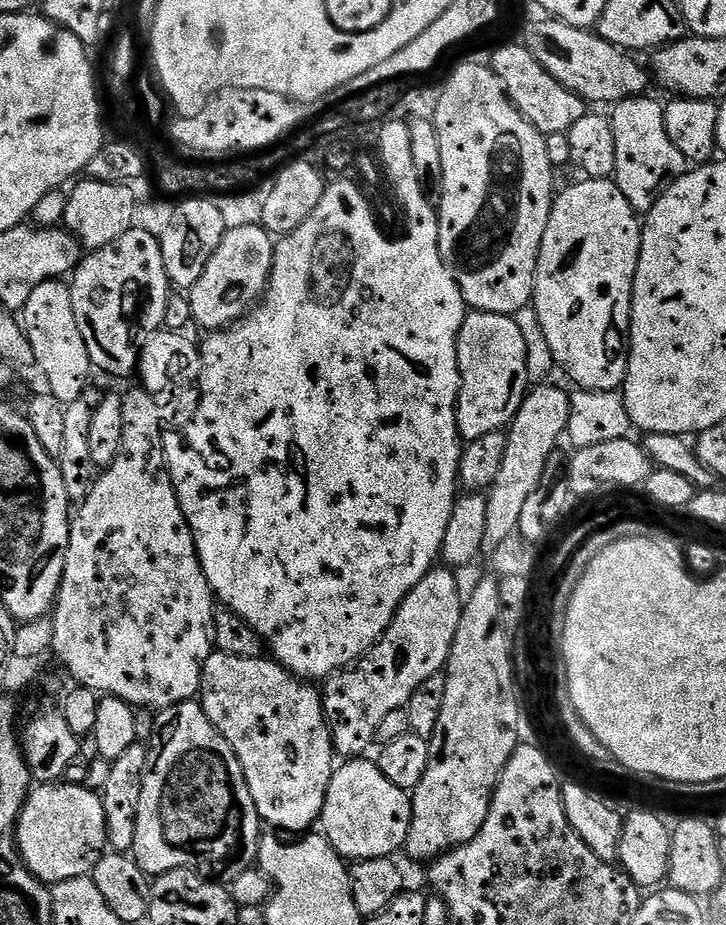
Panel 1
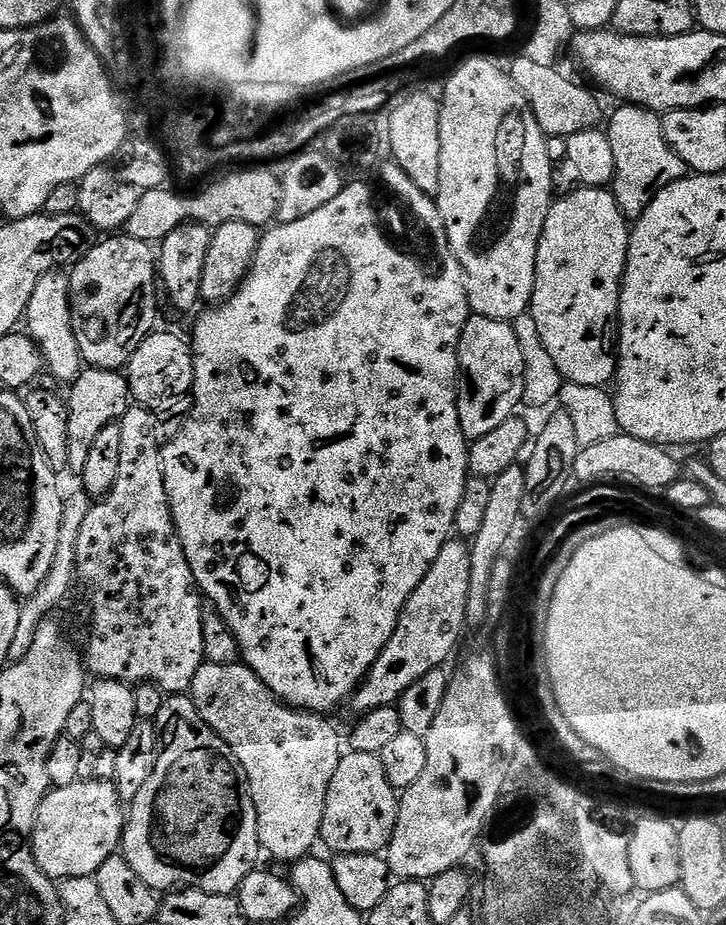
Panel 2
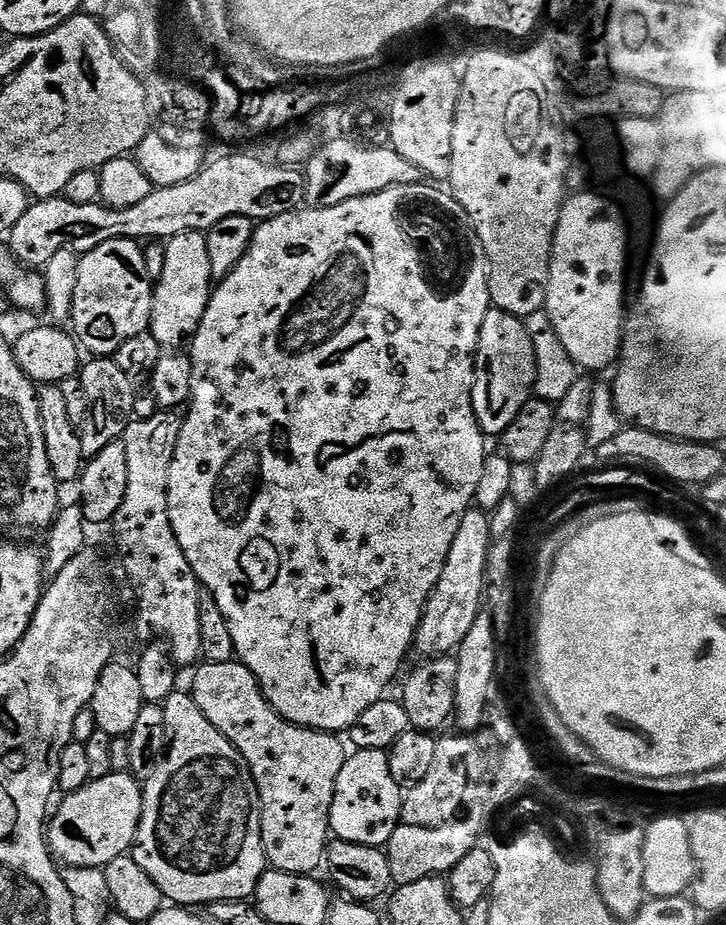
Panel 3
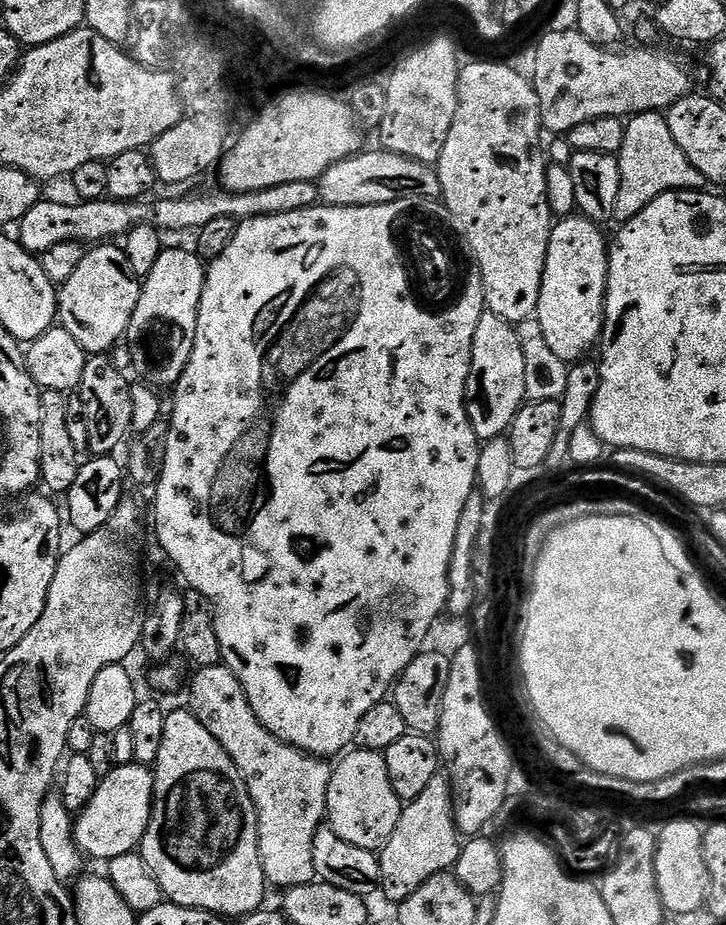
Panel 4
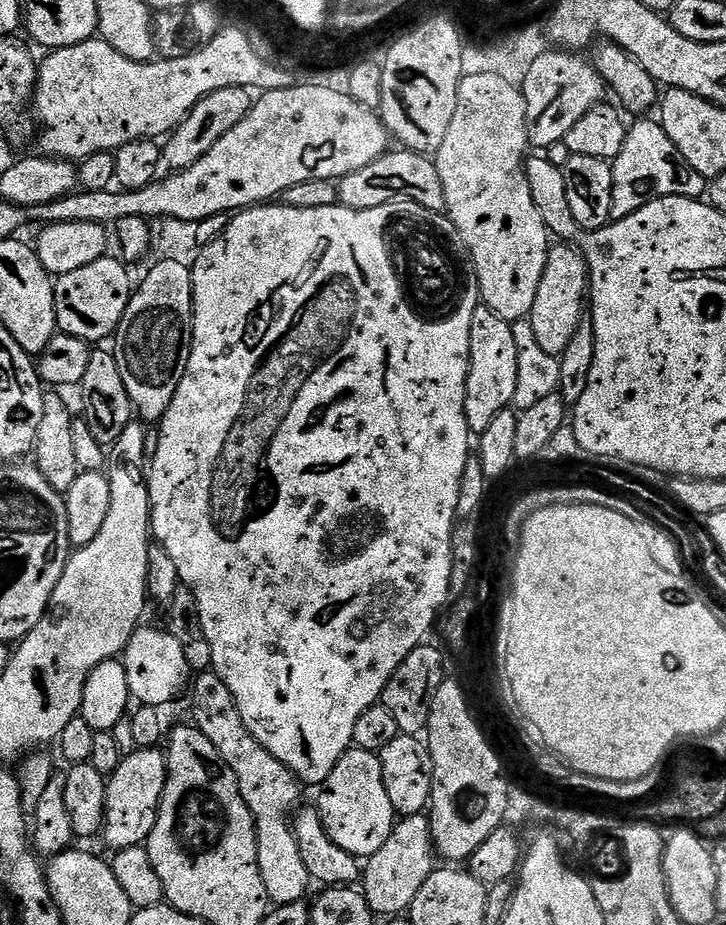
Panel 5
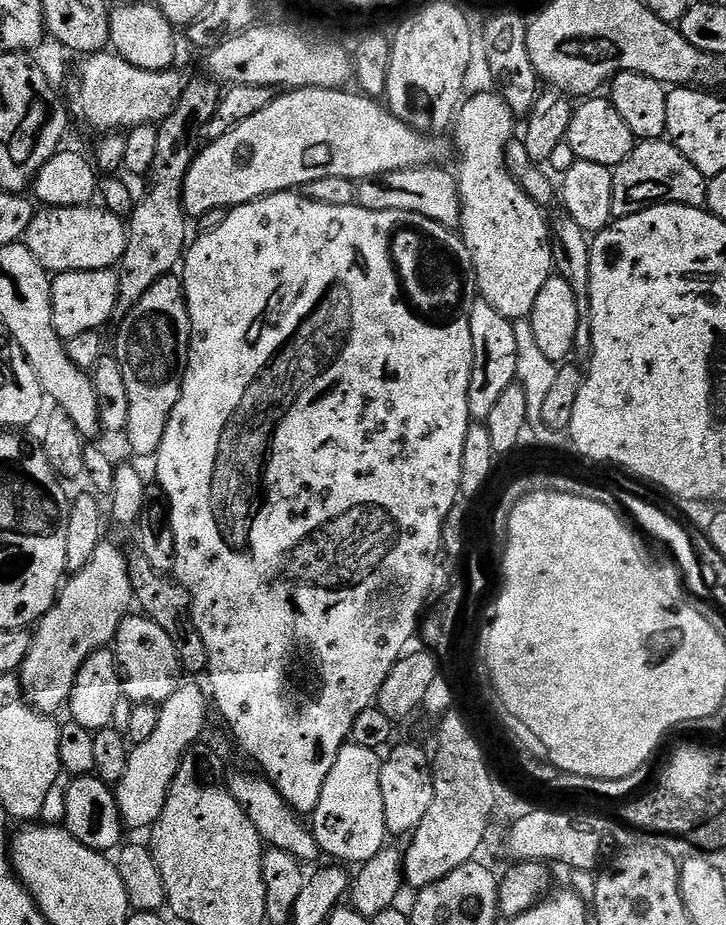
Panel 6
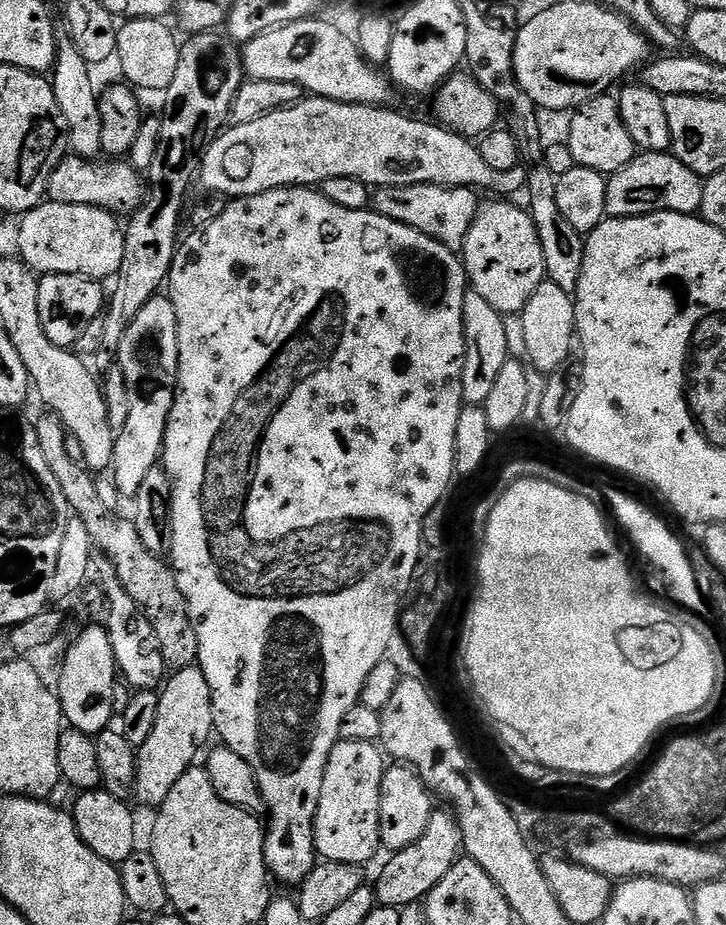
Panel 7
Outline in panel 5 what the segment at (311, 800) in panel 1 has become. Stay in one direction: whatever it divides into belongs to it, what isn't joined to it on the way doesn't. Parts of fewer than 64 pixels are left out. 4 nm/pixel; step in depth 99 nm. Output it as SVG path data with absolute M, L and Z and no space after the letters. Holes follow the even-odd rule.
M215 672L199 673L191 685L191 694L191 723L206 734L210 742L214 742L214 750L218 750L226 766L234 770L238 790L242 790L242 798L246 798L246 806L256 823L258 866L269 901L277 905L305 899L309 895L308 884L313 883L313 878L306 870L306 862L302 862L300 843L292 829L294 813L301 803L300 779L282 766L282 762L278 762L278 758L274 758L274 754L270 754L270 750L266 750L266 746L262 746L262 742L258 742L250 730L246 730L246 722L242 722L242 714L238 714L238 706L230 690L226 690L226 682L222 682Z

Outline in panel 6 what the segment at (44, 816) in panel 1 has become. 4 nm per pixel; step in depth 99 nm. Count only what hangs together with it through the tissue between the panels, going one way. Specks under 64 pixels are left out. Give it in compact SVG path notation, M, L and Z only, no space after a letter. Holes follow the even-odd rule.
M187 682L181 683L170 695L170 698L166 698L164 703L159 705L160 717L154 734L150 734L150 738L146 742L135 745L128 752L125 773L114 785L118 810L120 811L120 816L124 819L125 829L144 828L144 830L148 830L151 829L153 824L158 822L158 818L166 806L166 798L170 794L170 786L178 774L178 766L182 766L185 754L191 748L197 747L199 740L196 739L203 734L204 727L208 724L208 708L210 712L210 700L206 695L205 689L203 692L198 685L187 684Z

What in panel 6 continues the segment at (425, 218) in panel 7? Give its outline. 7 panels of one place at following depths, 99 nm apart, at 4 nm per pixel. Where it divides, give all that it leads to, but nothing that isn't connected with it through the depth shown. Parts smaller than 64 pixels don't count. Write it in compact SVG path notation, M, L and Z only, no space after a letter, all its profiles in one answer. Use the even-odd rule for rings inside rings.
M444 166L427 168L407 168L384 172L356 184L355 203L366 210L398 210L410 214L422 214L442 226L455 229L460 222L460 186L455 175L452 176Z

